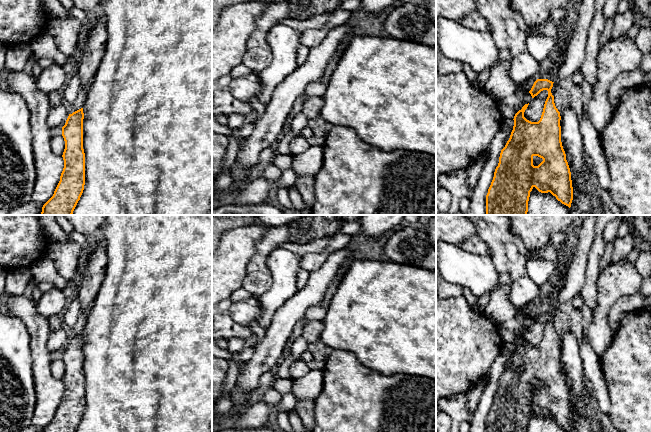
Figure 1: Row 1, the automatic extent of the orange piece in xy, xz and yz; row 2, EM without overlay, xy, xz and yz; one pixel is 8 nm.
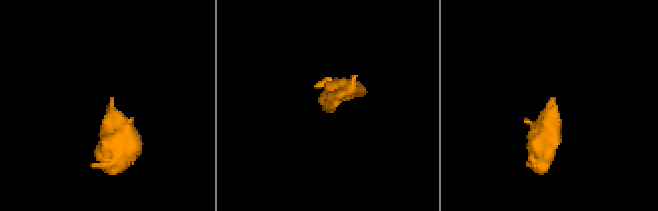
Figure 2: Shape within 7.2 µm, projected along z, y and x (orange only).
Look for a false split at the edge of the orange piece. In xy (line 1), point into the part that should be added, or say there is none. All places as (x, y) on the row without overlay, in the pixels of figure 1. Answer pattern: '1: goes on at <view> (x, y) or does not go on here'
1: does not go on here

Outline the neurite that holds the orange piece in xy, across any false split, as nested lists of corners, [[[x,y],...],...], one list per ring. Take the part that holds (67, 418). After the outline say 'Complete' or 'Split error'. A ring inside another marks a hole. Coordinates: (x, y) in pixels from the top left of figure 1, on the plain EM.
[[[83,332],[69,338],[62,351],[65,365],[64,392],[53,420],[42,432],[75,432],[85,409],[85,377],[83,373]]]. Complete

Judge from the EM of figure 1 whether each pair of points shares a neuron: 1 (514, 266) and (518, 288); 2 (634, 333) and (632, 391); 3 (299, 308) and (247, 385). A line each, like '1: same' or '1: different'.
1: different
2: same
3: same

